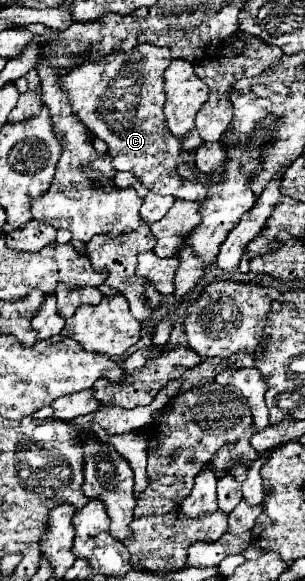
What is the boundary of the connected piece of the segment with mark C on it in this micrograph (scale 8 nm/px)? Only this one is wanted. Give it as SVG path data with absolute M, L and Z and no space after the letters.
M139 44L131 52L111 52L107 60L95 60L95 64L85 62L75 68L69 76L63 78L63 88L69 92L69 100L73 112L81 118L81 122L91 130L97 138L107 142L109 152L113 156L115 170L133 172L151 192L155 194L171 194L183 200L203 202L207 196L207 176L195 168L195 180L183 180L175 168L179 162L181 144L173 138L173 134L165 128L165 92L163 92L163 72L171 64L169 48L159 48L153 44Z

